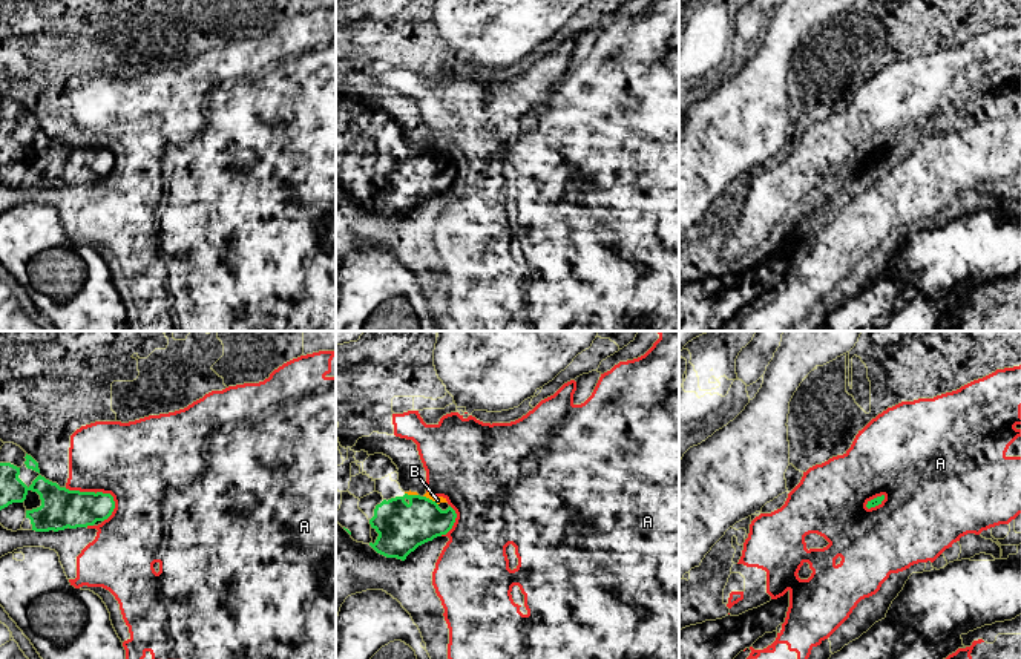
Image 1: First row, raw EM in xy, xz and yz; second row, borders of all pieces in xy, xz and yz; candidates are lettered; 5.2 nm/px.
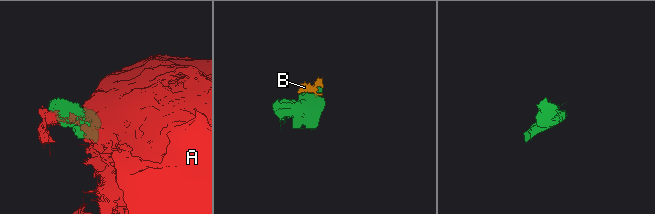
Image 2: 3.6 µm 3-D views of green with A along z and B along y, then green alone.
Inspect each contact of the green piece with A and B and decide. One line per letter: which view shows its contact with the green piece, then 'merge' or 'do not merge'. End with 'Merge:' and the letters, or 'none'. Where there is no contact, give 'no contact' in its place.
A: meets green in xy; do not merge
B: meets green in xz; merge
Merge: B

